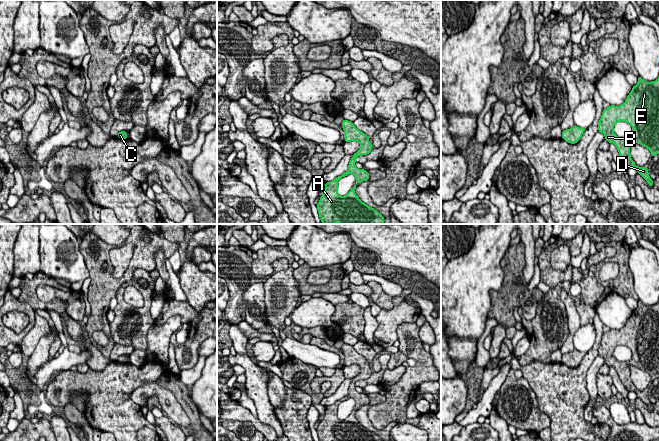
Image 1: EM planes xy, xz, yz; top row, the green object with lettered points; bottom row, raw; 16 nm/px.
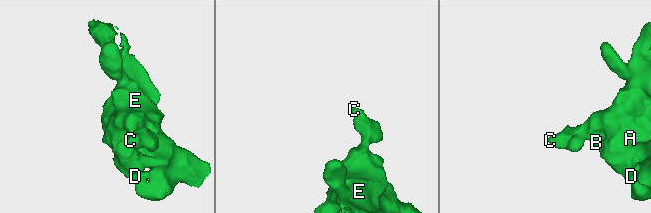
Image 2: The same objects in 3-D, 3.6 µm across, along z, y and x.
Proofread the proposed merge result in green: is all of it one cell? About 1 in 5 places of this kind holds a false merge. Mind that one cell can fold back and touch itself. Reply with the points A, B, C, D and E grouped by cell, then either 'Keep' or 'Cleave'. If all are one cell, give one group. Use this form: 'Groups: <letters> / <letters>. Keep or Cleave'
Groups: A B C D E. Keep

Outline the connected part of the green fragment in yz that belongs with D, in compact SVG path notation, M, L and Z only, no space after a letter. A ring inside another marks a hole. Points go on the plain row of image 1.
M638 300L637 308L632 311L624 327L603 333L598 355L604 358L606 365L615 368L628 392L634 391L648 409L653 410L648 392L636 390L634 384L631 384L629 366L646 371L652 381L659 378L659 301L655 305L647 306ZM620 345L631 349L630 362L620 362L614 357L614 350Z

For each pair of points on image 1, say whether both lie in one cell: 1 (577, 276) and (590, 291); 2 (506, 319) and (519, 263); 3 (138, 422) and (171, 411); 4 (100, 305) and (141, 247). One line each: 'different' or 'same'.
1: same
2: same
3: different
4: same

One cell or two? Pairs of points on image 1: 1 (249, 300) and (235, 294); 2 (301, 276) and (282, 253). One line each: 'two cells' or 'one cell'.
1: two cells
2: two cells

